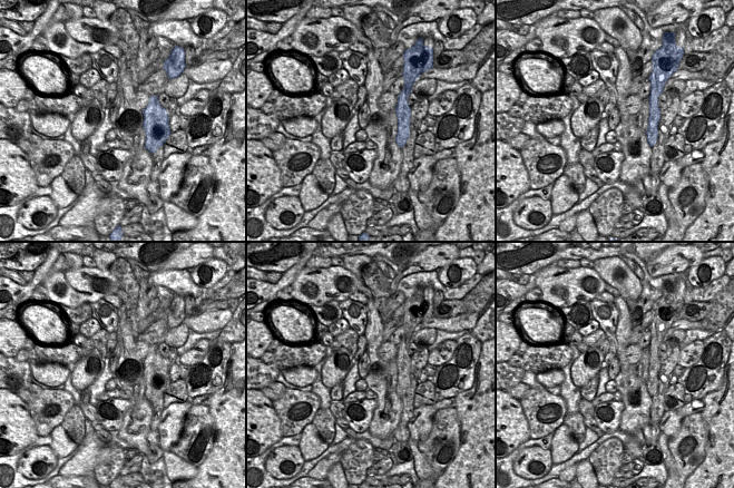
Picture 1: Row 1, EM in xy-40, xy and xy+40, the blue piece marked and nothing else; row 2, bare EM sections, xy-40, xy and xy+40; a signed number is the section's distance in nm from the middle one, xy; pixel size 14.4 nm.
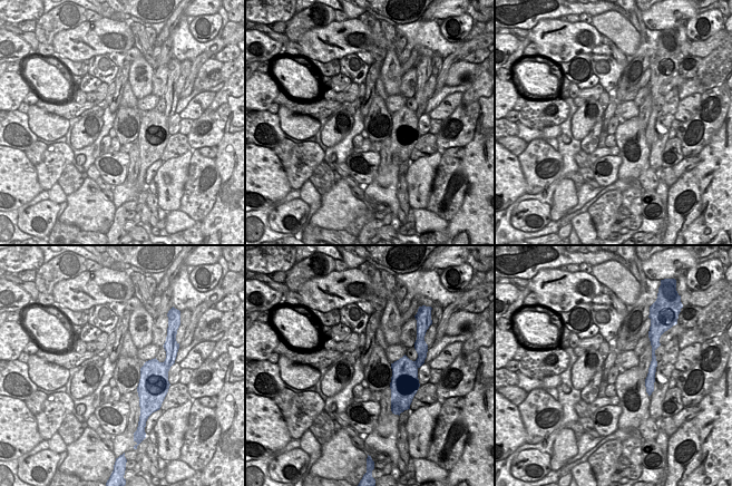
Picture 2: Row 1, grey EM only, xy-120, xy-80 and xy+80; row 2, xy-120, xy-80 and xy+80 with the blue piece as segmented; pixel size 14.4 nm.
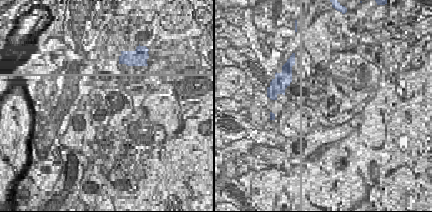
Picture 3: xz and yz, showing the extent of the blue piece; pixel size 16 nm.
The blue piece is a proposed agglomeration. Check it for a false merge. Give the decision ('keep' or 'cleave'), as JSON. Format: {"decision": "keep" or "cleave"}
{"decision": "cleave"}

